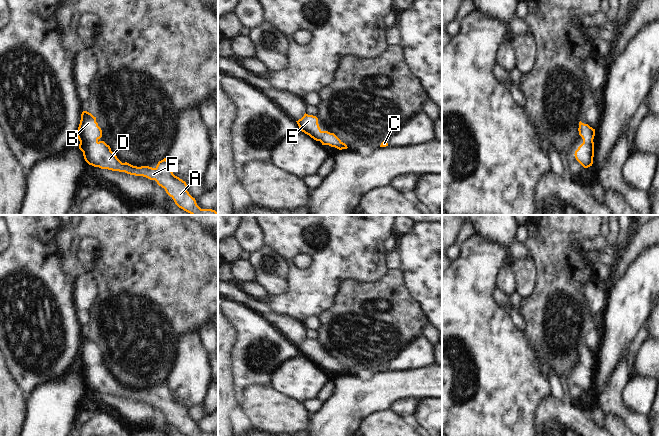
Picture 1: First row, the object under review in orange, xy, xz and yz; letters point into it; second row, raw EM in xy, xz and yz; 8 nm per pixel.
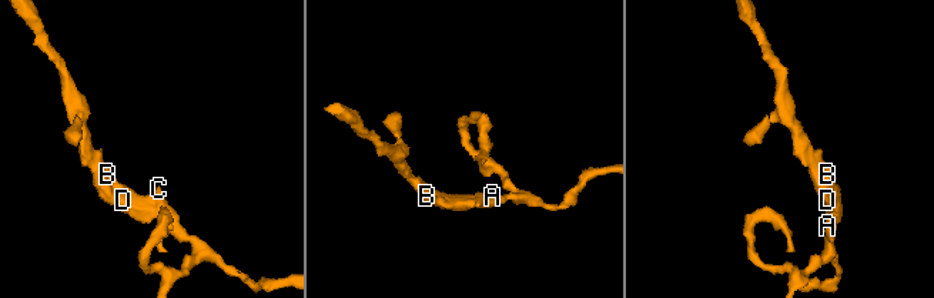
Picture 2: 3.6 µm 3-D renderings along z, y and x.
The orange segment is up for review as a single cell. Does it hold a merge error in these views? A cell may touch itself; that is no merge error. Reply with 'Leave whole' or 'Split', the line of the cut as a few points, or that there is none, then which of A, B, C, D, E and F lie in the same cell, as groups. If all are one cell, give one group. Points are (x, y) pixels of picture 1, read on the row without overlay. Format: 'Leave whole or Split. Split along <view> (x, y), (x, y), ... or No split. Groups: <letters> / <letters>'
Leave whole. No split. Groups: A B C D E F.

